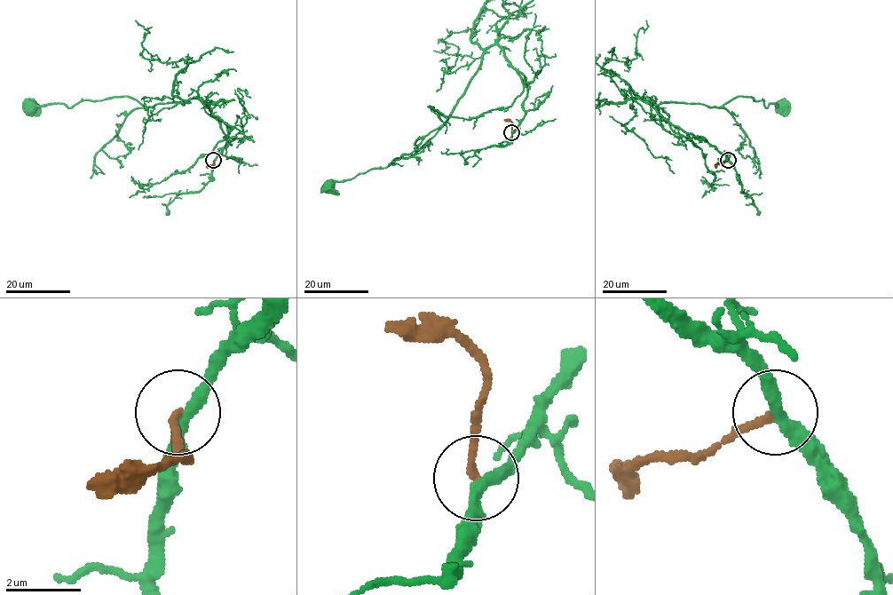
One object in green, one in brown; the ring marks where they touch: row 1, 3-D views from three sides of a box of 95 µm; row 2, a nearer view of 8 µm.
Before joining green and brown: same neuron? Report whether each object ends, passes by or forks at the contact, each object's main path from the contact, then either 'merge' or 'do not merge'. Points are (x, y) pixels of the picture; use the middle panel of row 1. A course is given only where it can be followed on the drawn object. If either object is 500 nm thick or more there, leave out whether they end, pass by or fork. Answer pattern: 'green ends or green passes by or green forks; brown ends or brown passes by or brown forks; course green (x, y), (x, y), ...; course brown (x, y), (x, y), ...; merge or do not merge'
green passes by; brown ends; course green (512, 132), (525, 115), (527, 84), (492, 44), (447, 121), (412, 154), (327, 181), (327, 187); course brown (512, 132), (513, 123), (504, 120); do not merge

